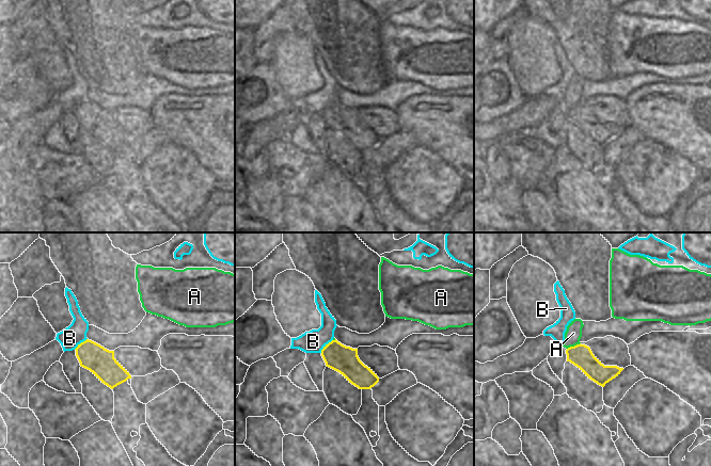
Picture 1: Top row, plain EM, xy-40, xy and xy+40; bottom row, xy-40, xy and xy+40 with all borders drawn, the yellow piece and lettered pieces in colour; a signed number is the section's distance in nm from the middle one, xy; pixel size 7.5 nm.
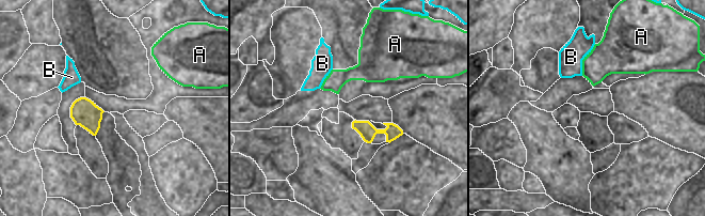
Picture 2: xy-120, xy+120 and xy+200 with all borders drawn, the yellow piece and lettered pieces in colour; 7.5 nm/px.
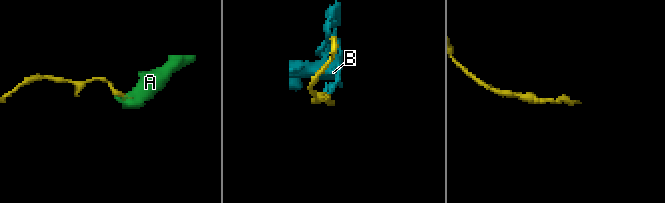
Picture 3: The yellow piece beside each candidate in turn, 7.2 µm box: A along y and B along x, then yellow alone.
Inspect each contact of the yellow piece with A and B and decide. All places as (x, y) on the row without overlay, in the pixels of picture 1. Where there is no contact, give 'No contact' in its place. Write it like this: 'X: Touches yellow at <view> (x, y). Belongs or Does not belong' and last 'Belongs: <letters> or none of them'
A: Touches yellow at xy+40 (574, 107). Does not belong
B: Touches yellow at xy (326, 107). Does not belong
Belongs: none of them.

